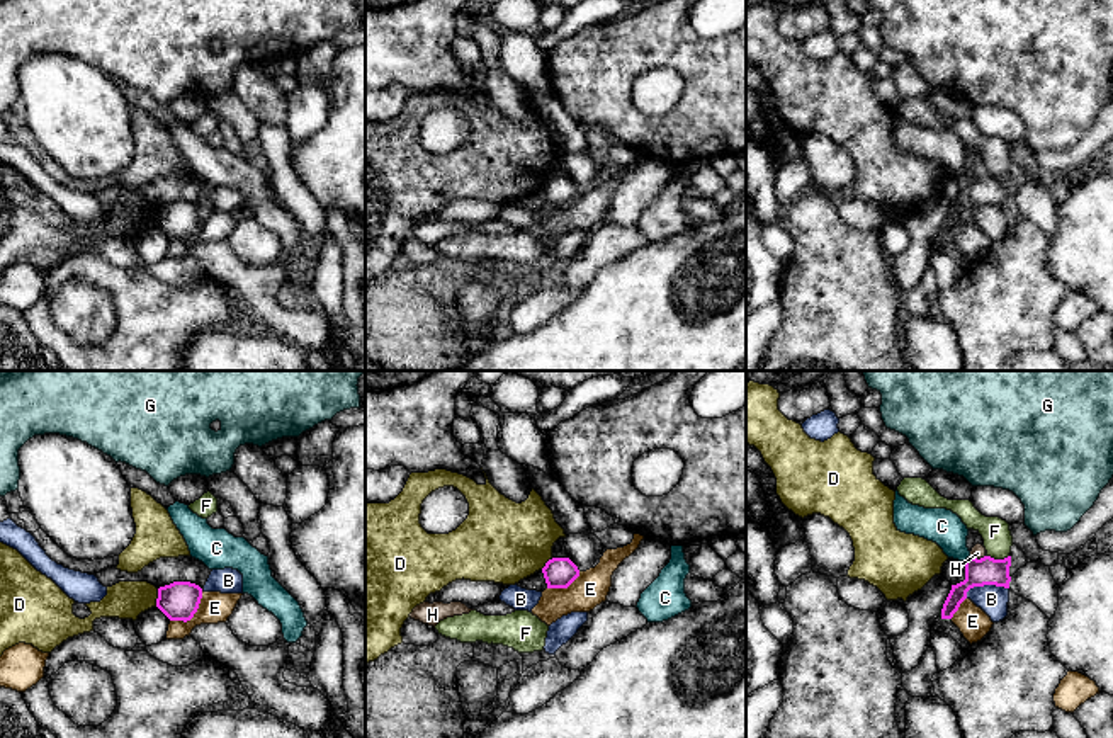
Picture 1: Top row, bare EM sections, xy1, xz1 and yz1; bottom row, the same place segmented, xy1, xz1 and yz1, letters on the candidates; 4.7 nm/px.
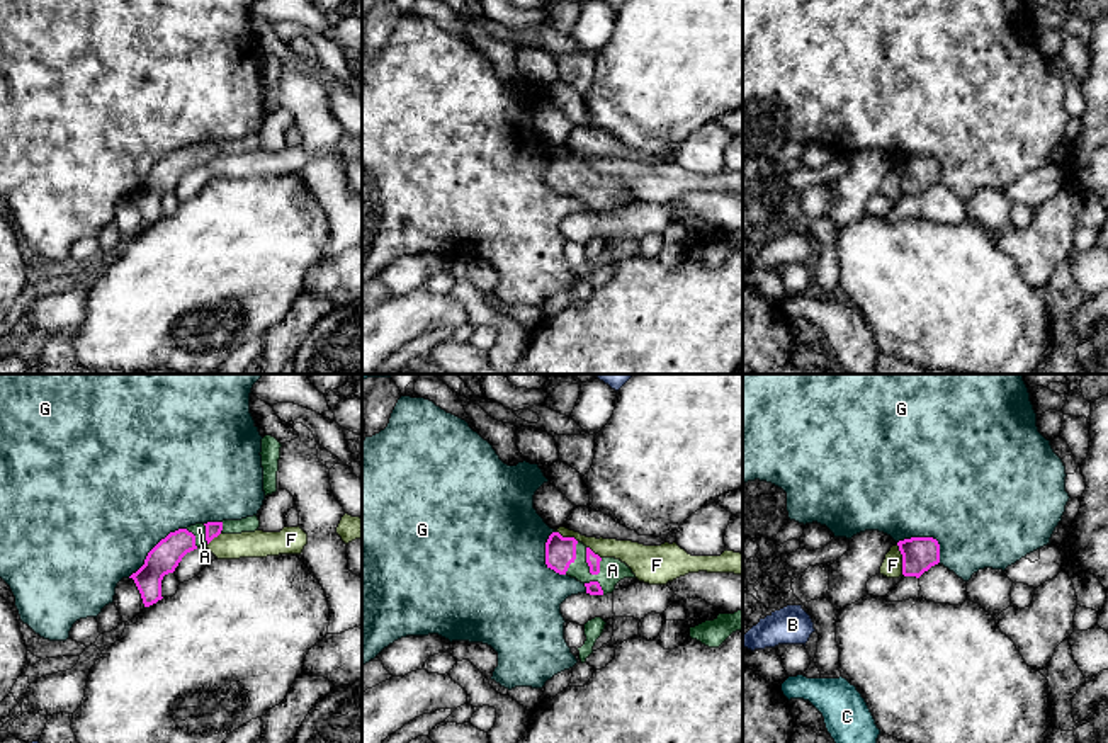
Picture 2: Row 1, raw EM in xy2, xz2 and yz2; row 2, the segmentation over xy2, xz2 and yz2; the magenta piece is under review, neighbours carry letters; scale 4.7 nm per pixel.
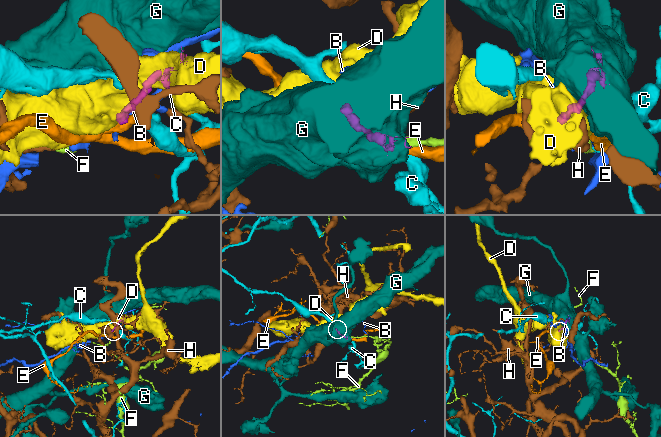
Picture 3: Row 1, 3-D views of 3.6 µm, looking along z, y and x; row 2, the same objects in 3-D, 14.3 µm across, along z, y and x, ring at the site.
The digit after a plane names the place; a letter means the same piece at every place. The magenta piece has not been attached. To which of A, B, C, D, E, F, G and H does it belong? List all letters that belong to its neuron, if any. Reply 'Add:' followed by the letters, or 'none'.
Add: A

